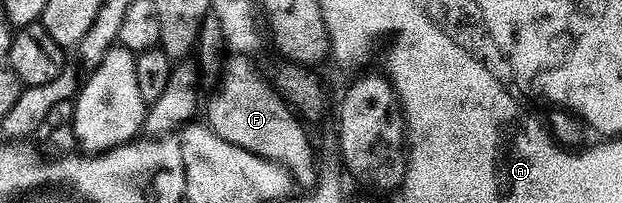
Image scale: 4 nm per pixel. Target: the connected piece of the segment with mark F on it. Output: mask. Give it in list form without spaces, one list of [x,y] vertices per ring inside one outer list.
[[[231,55],[224,60],[222,76],[217,81],[219,86],[207,105],[207,128],[221,139],[287,169],[296,186],[314,186],[317,153],[313,147],[311,150],[311,143],[303,131],[304,124],[279,95],[276,86],[251,70],[250,60],[252,58],[247,55]]]

